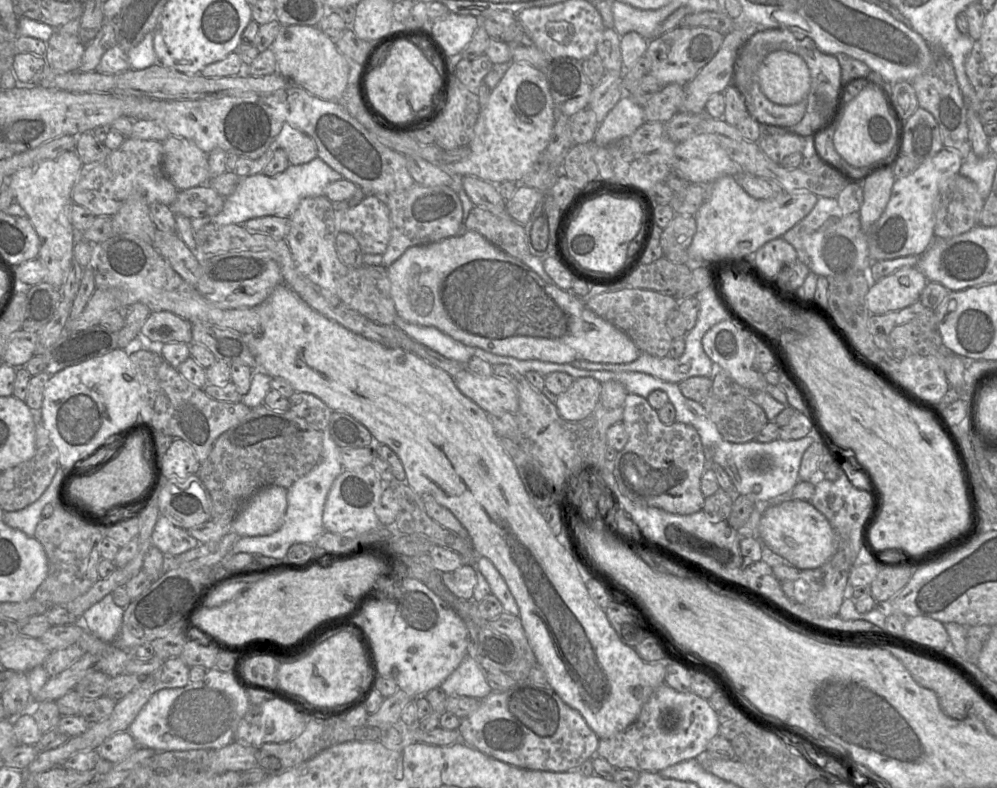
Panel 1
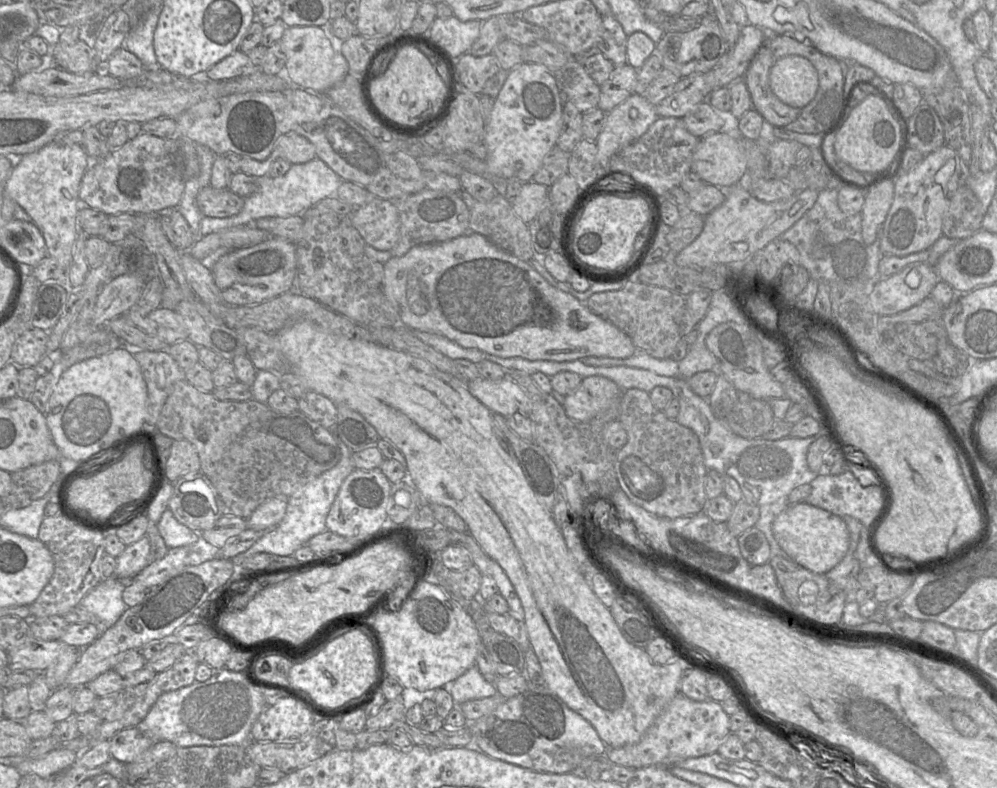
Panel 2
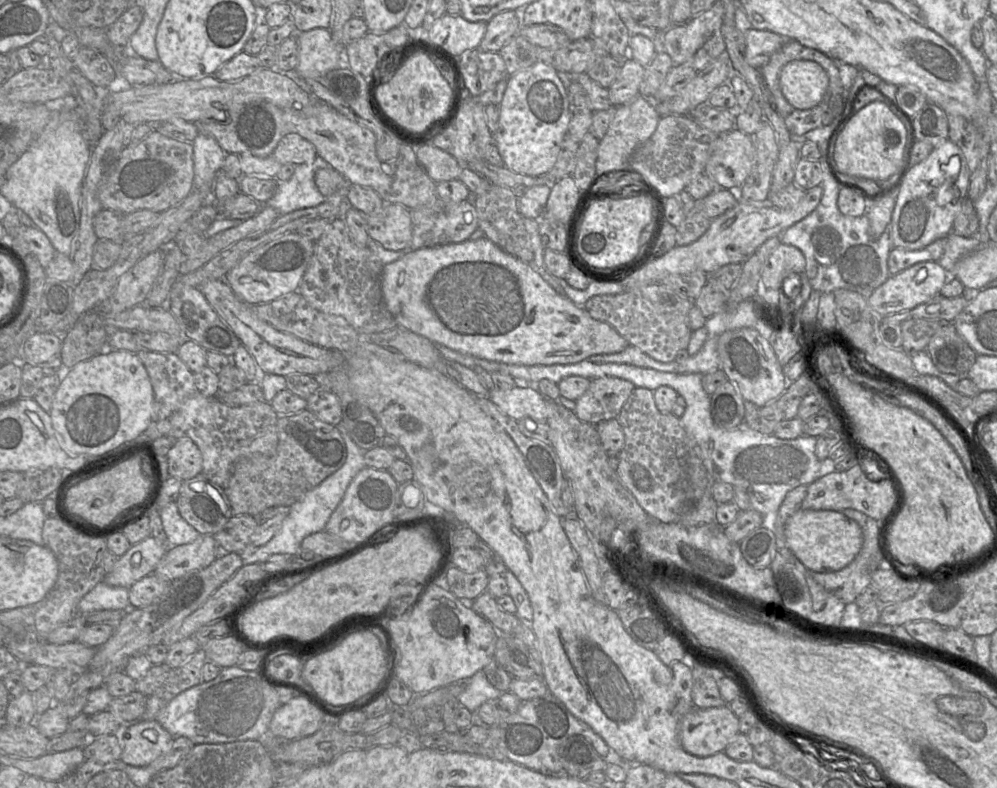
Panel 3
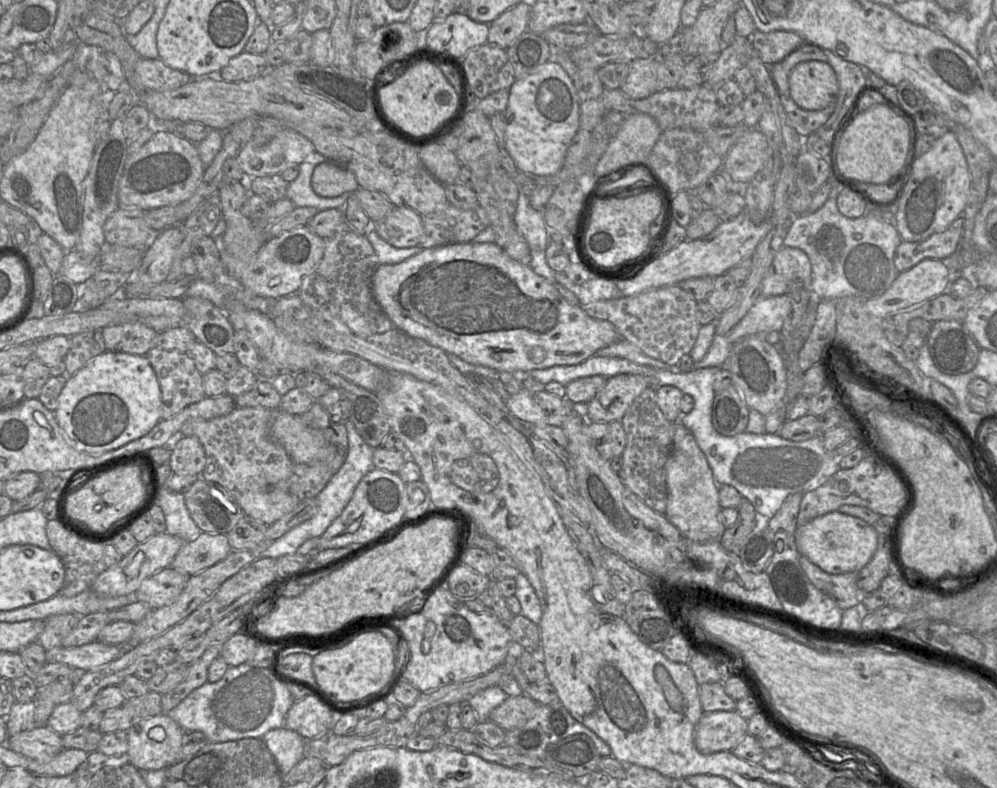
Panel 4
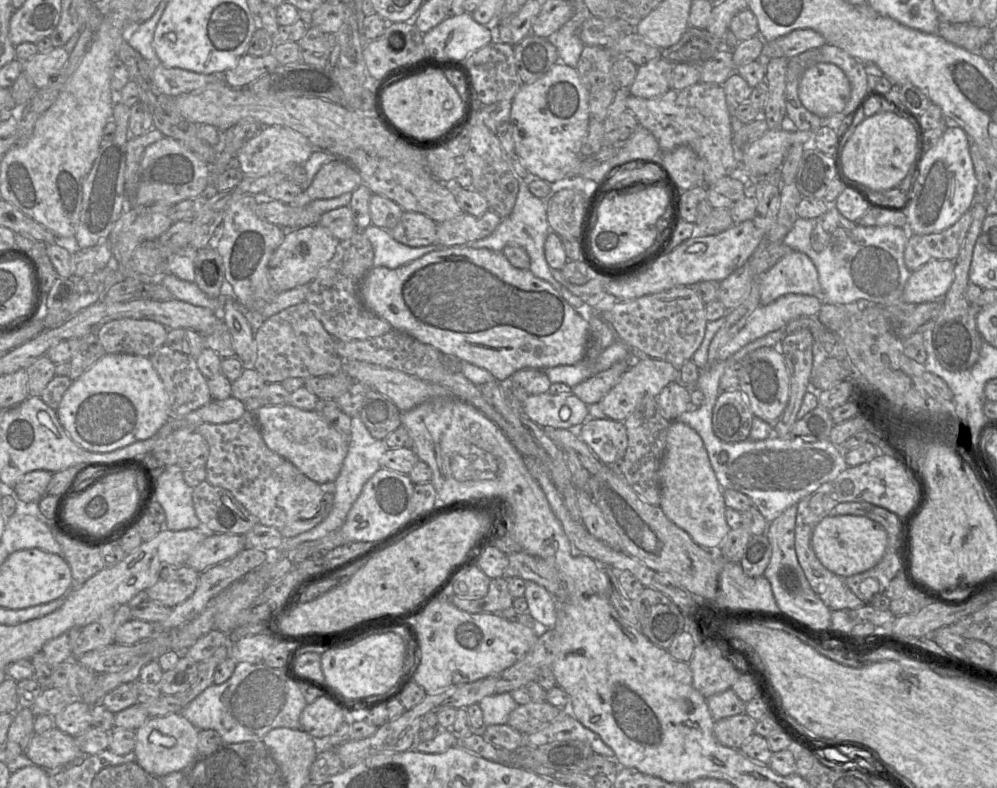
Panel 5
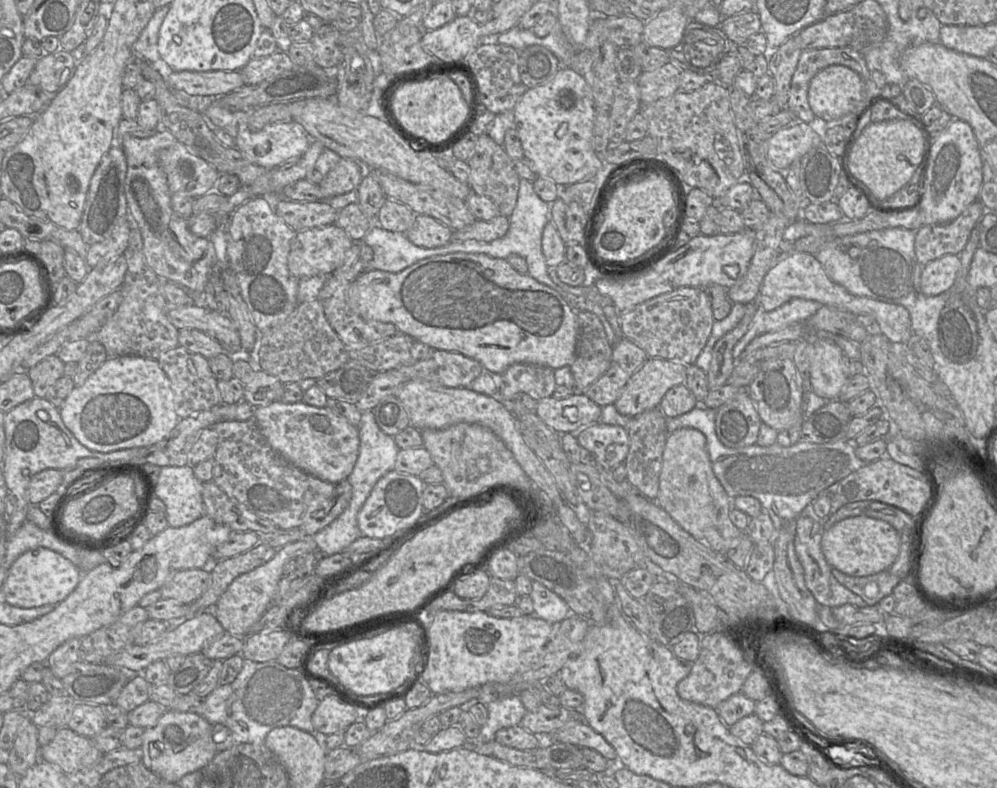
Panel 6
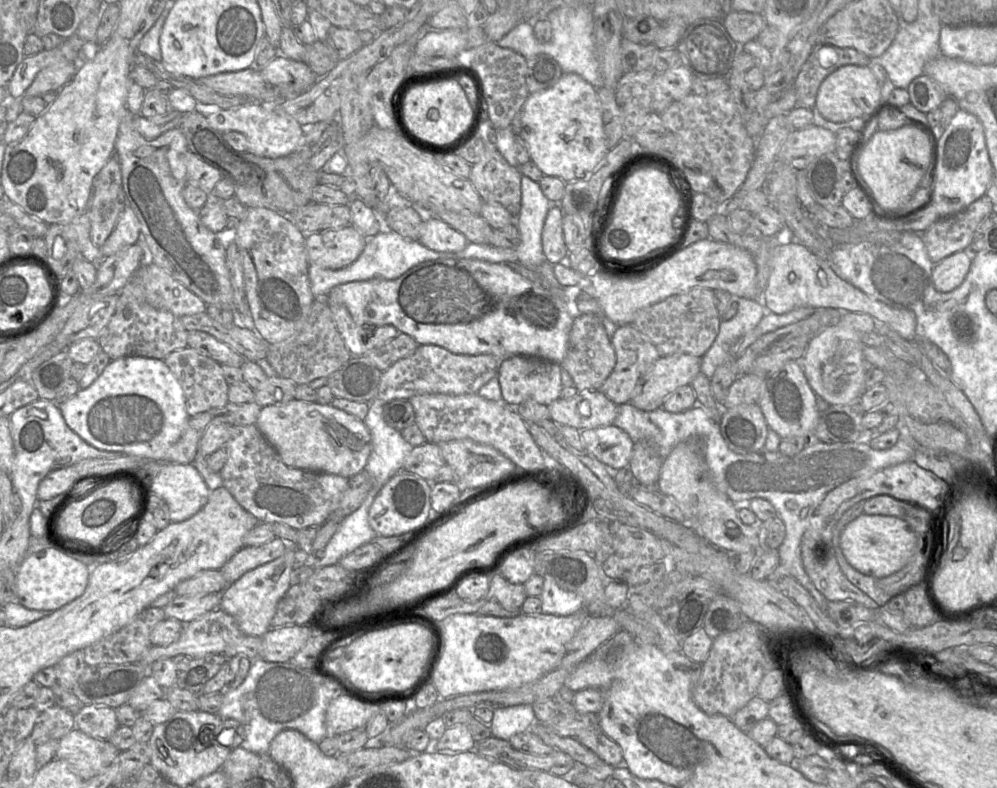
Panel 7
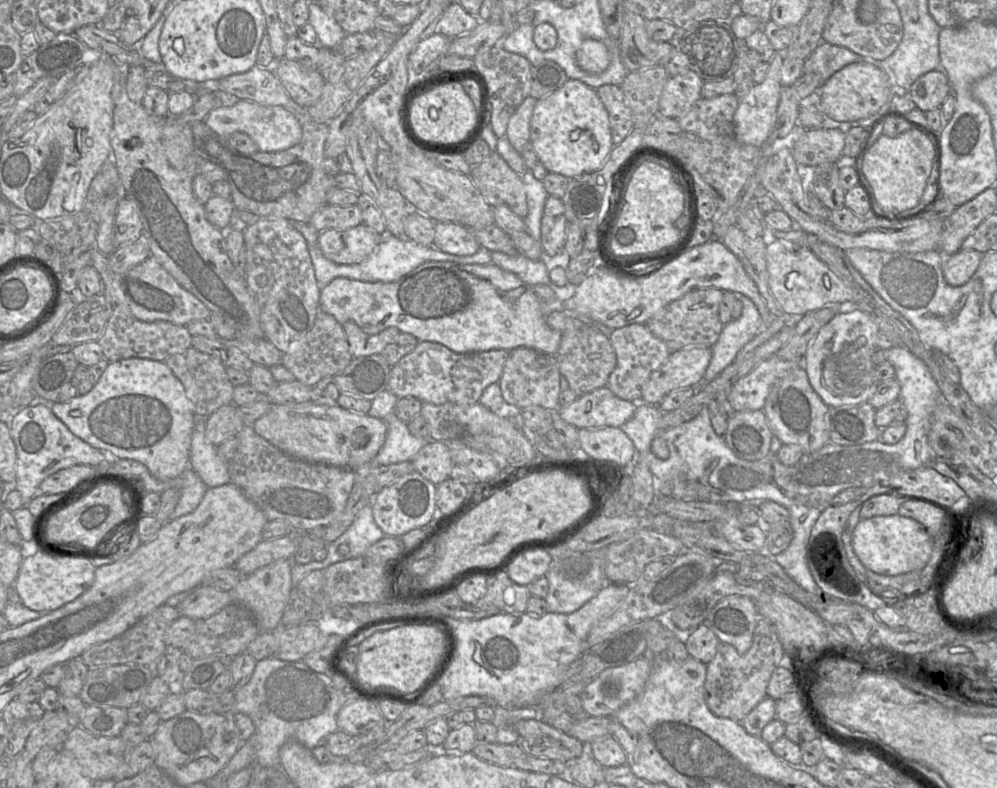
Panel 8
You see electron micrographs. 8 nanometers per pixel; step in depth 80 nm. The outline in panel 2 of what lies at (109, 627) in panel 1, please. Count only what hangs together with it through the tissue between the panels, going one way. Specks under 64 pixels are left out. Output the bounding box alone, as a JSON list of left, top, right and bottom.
[79,577,127,629]

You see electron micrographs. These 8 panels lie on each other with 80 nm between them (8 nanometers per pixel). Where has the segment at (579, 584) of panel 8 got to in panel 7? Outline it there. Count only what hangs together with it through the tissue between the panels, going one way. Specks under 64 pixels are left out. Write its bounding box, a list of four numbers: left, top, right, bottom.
[539,579,584,616]

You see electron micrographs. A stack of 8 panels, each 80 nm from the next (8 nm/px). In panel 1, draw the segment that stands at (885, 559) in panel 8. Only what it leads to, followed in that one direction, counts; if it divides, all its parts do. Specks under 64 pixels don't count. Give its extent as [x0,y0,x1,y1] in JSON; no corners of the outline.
[759,501,836,569]

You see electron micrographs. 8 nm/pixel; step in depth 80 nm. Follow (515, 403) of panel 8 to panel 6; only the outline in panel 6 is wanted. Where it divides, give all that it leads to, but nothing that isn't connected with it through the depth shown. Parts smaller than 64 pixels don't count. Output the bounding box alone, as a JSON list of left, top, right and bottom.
[499,363,557,402]

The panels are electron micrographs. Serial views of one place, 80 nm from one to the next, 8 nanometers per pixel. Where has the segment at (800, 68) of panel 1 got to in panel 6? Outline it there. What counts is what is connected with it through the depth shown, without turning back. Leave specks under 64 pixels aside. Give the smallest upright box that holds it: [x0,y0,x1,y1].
[808,65,867,121]

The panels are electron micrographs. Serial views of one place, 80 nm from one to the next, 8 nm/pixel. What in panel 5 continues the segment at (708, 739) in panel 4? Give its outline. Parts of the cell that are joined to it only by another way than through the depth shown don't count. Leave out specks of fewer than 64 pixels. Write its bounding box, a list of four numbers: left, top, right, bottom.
[713,713,756,749]

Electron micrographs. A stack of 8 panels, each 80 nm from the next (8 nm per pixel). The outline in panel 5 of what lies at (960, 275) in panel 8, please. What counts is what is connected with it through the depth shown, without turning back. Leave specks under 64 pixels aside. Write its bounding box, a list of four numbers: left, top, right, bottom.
[903,259,954,304]

